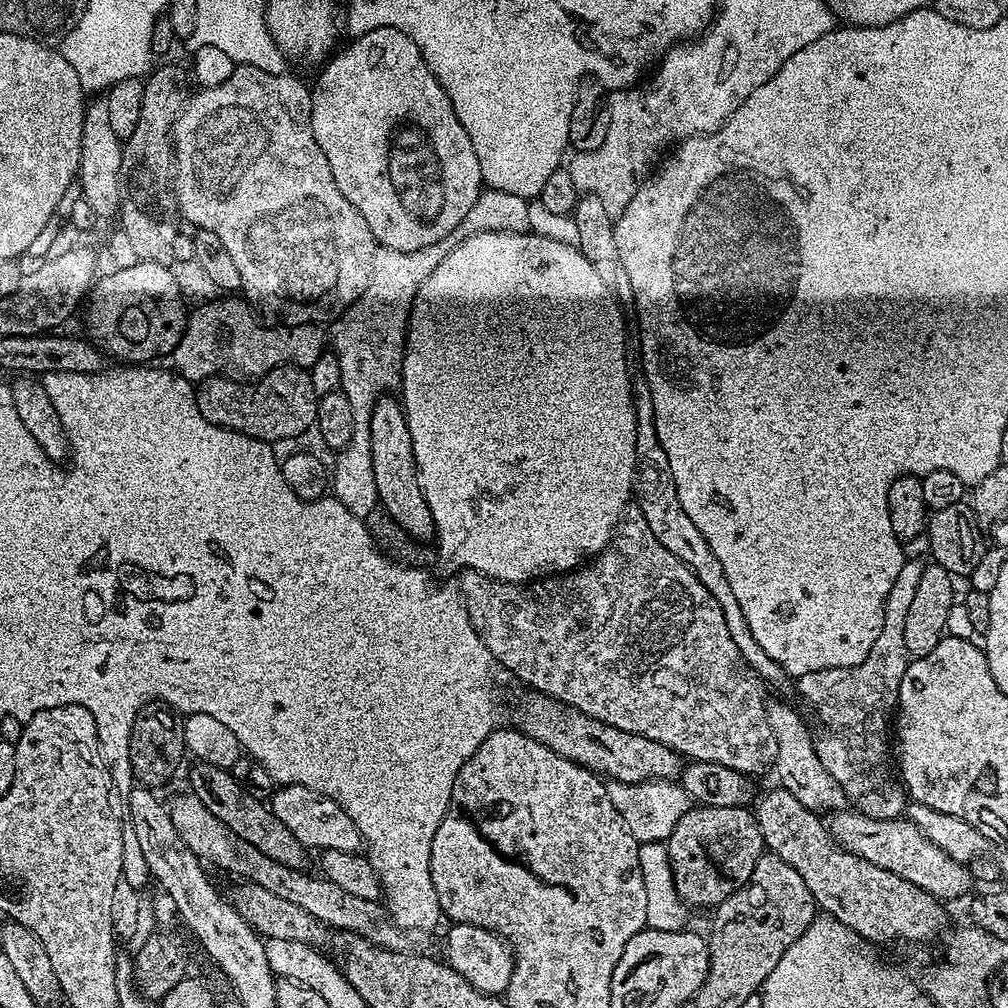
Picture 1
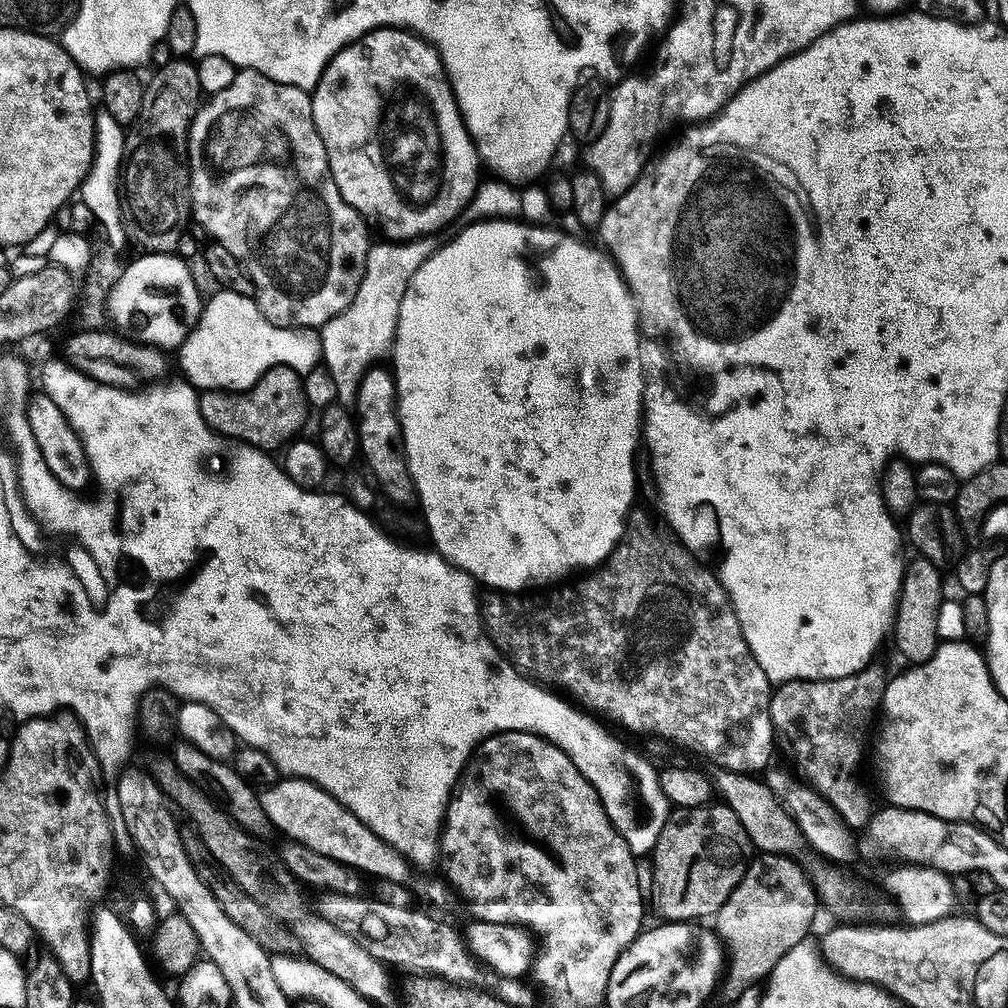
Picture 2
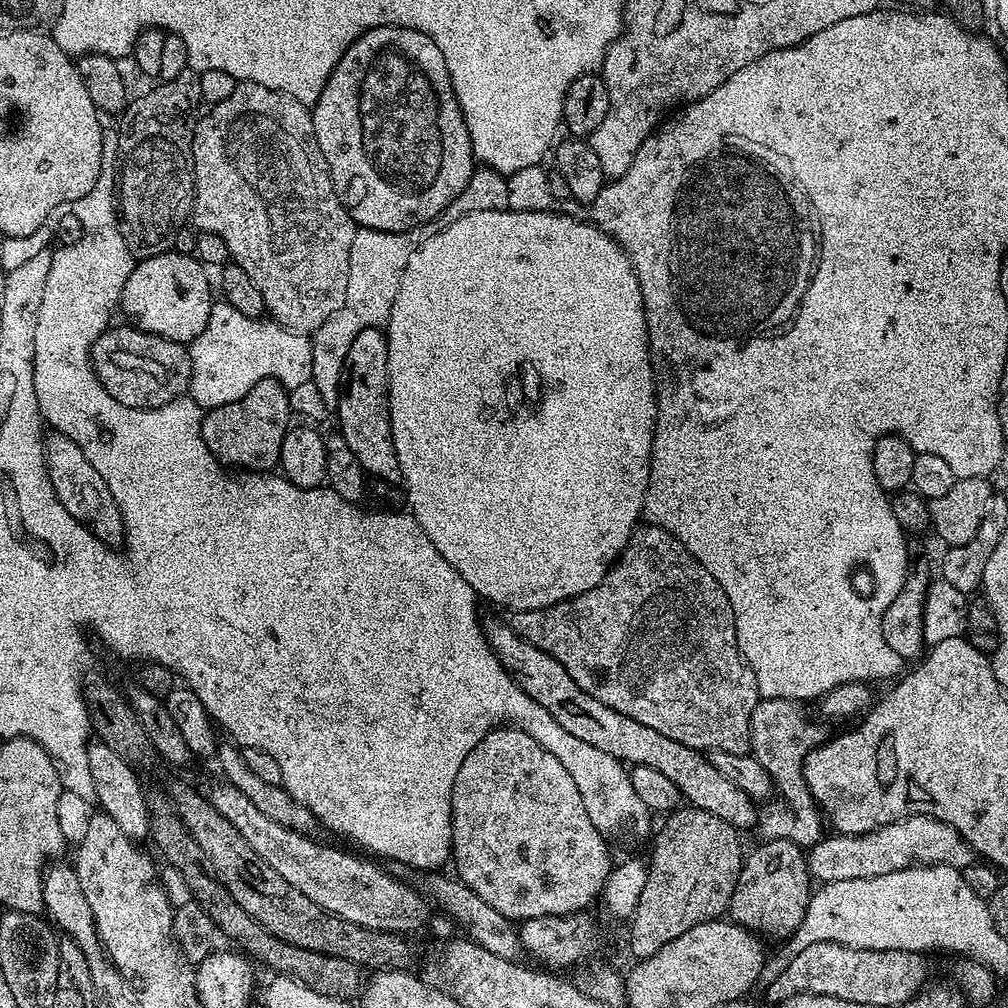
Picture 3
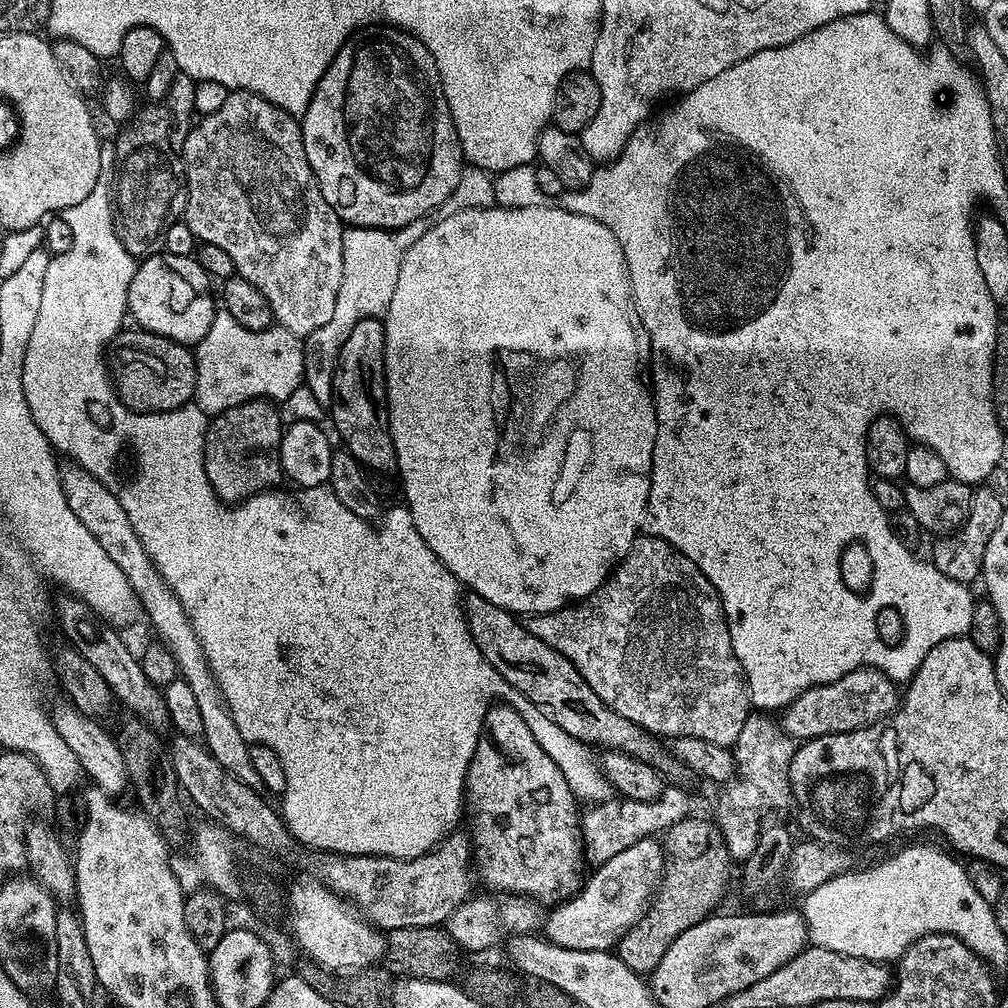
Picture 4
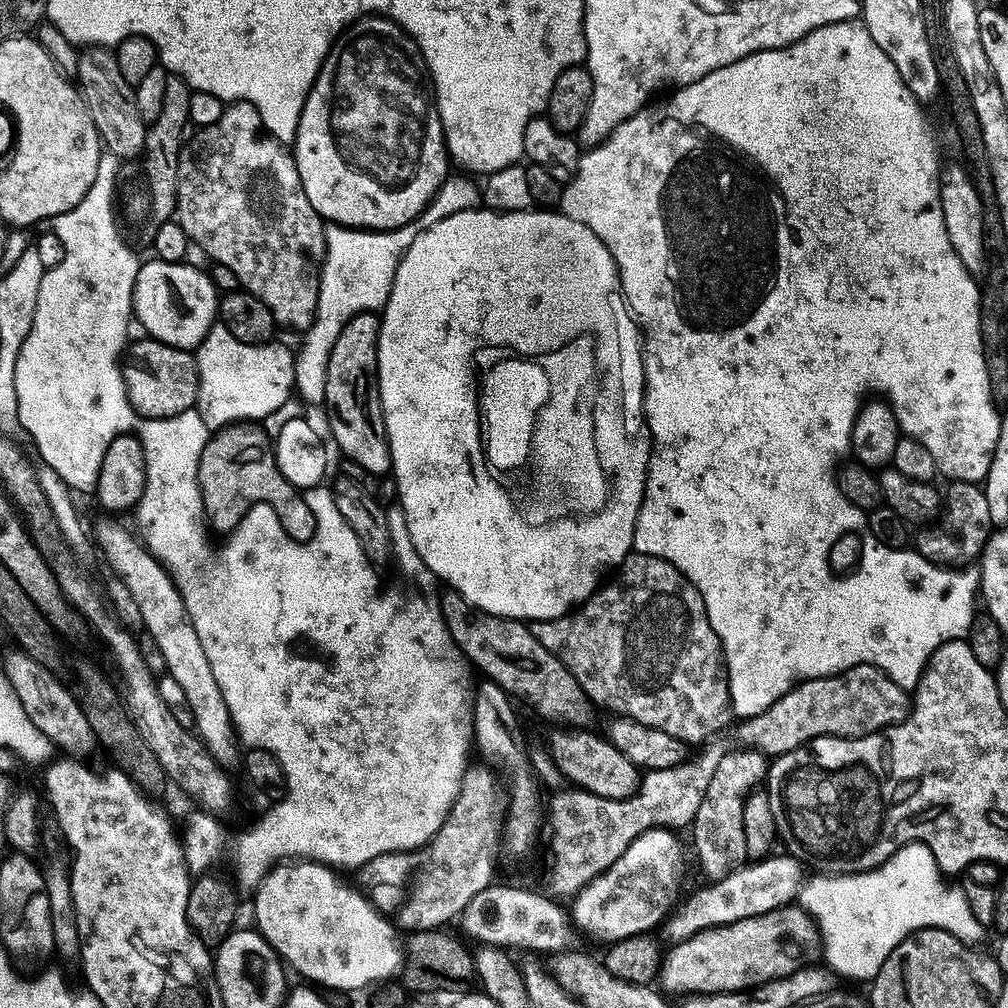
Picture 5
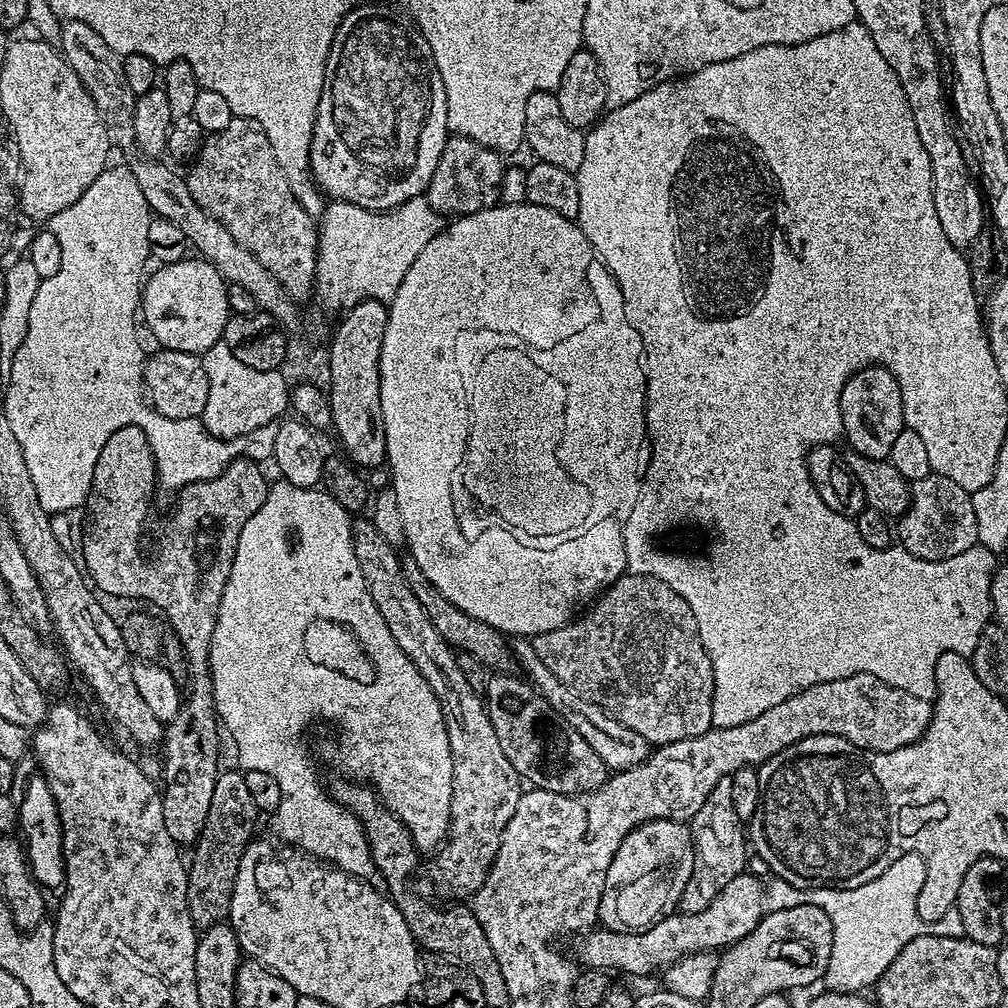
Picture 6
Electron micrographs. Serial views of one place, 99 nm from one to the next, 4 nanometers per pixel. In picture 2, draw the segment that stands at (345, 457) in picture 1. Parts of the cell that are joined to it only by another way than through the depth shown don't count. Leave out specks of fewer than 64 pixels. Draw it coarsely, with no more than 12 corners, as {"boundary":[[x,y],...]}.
{"boundary":[[434,235],[373,243],[354,298],[320,333],[335,399],[396,337],[408,279]]}

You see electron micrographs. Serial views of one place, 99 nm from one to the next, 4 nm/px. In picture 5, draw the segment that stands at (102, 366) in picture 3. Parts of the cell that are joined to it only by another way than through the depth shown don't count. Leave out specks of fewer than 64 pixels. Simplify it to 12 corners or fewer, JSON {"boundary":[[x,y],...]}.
{"boundary":[[143,338],[125,363],[128,401],[165,420],[197,407],[191,351]]}

